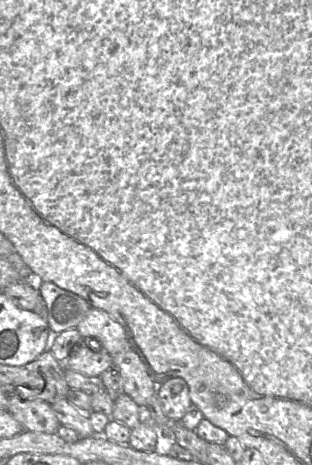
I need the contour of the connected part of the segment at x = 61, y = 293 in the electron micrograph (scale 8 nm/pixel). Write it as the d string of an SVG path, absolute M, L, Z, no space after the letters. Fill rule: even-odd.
M39 282L38 289L46 304L50 342L60 332L76 328L92 307L78 294L60 288L53 282Z

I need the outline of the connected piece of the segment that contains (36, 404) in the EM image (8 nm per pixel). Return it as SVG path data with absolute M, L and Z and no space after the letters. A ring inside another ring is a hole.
M17 395L7 397L7 411L25 431L56 434L60 423L51 404L42 400L25 400Z

